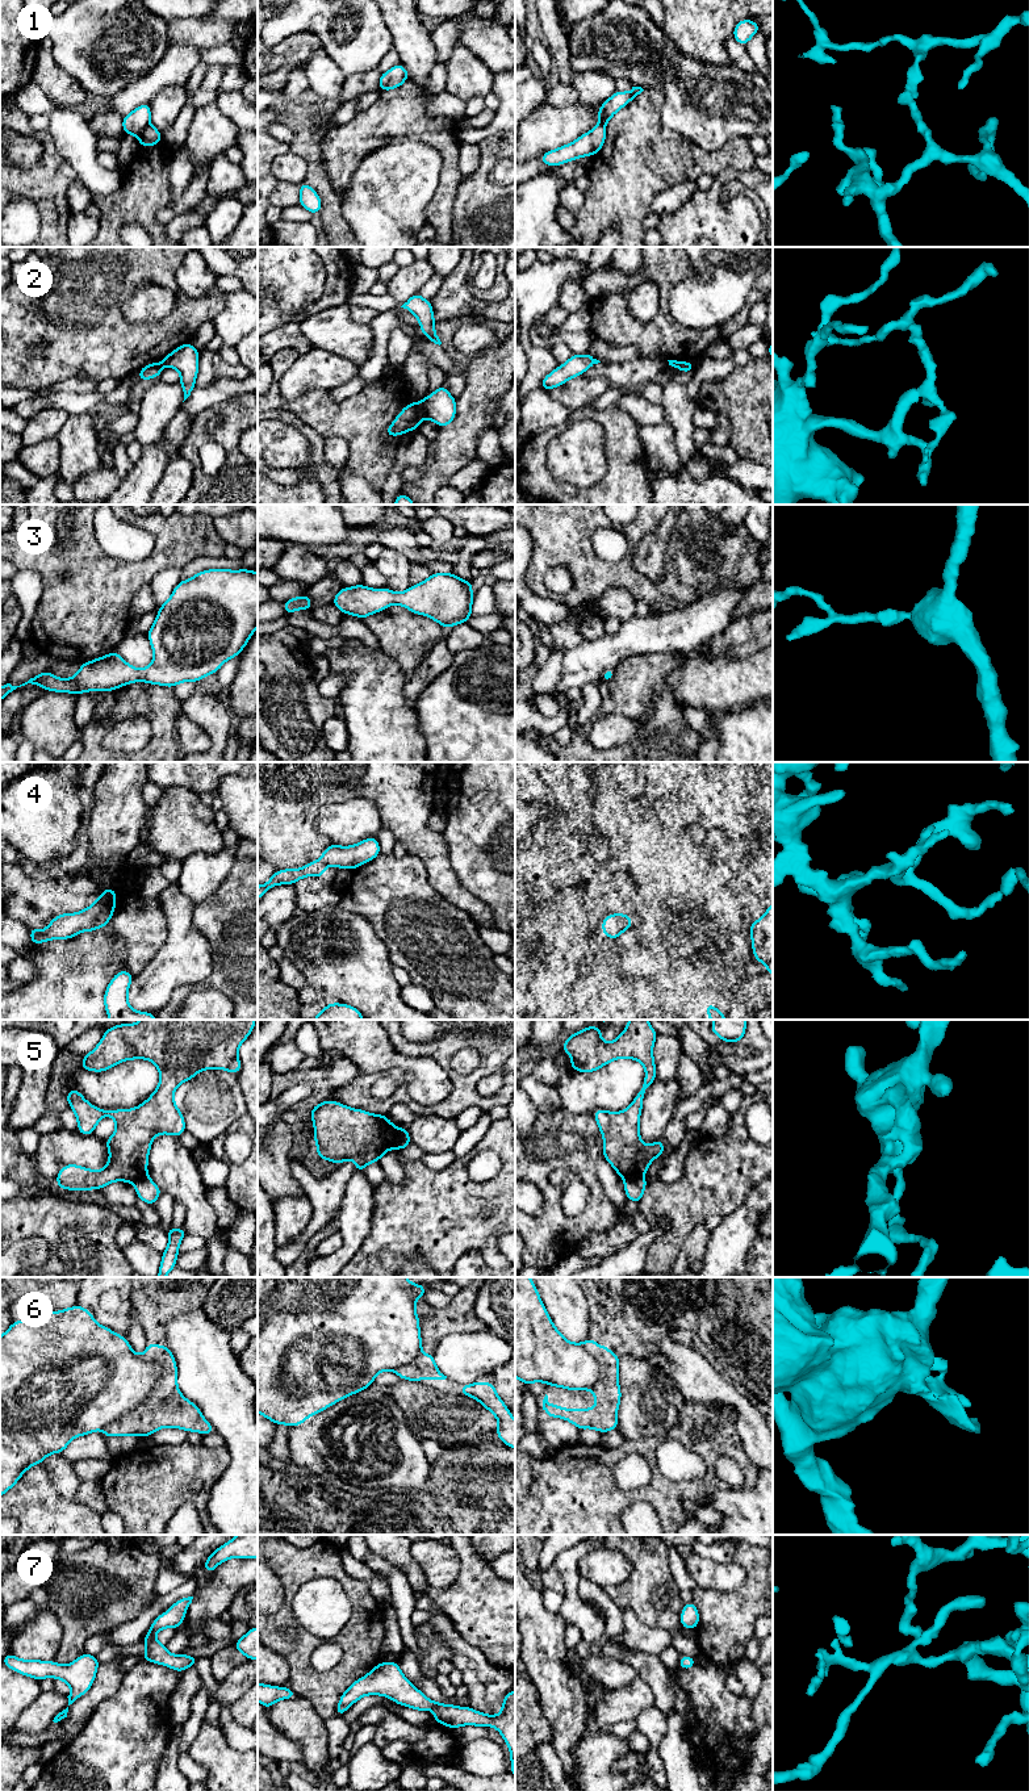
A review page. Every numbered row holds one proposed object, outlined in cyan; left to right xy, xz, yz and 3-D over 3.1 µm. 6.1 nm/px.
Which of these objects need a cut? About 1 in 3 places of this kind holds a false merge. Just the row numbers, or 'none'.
1, 2, 5

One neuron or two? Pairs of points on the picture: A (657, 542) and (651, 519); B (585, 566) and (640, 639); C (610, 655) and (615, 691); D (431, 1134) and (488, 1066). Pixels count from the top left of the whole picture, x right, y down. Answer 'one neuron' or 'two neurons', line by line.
A: two neurons
B: two neurons
C: two neurons
D: two neurons

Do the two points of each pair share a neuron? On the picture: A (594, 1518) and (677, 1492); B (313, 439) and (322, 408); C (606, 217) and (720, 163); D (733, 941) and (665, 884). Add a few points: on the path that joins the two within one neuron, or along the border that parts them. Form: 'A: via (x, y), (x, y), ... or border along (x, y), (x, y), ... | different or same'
A: via (615, 1499), (636, 1494), (656, 1494) | same
B: border along (291, 411), (323, 438) | different
C: via (635, 188), (655, 168), (691, 168) | same
D: via (716, 920), (707, 899), (686, 886) | same

